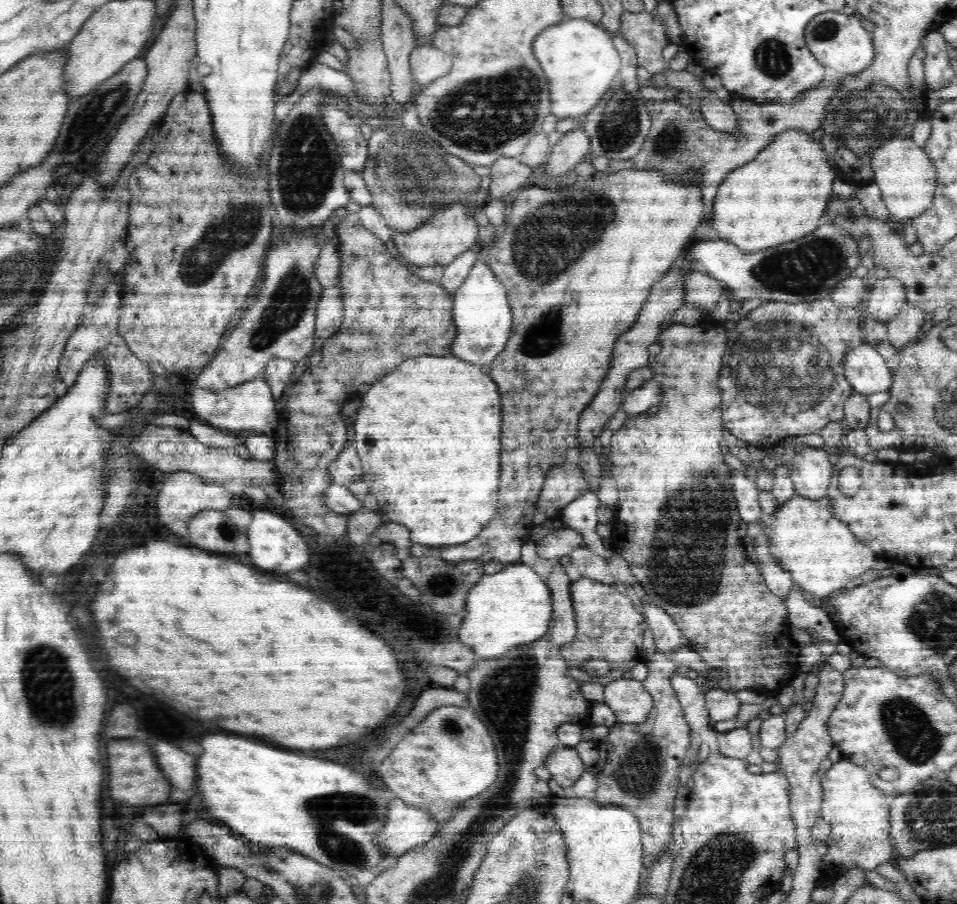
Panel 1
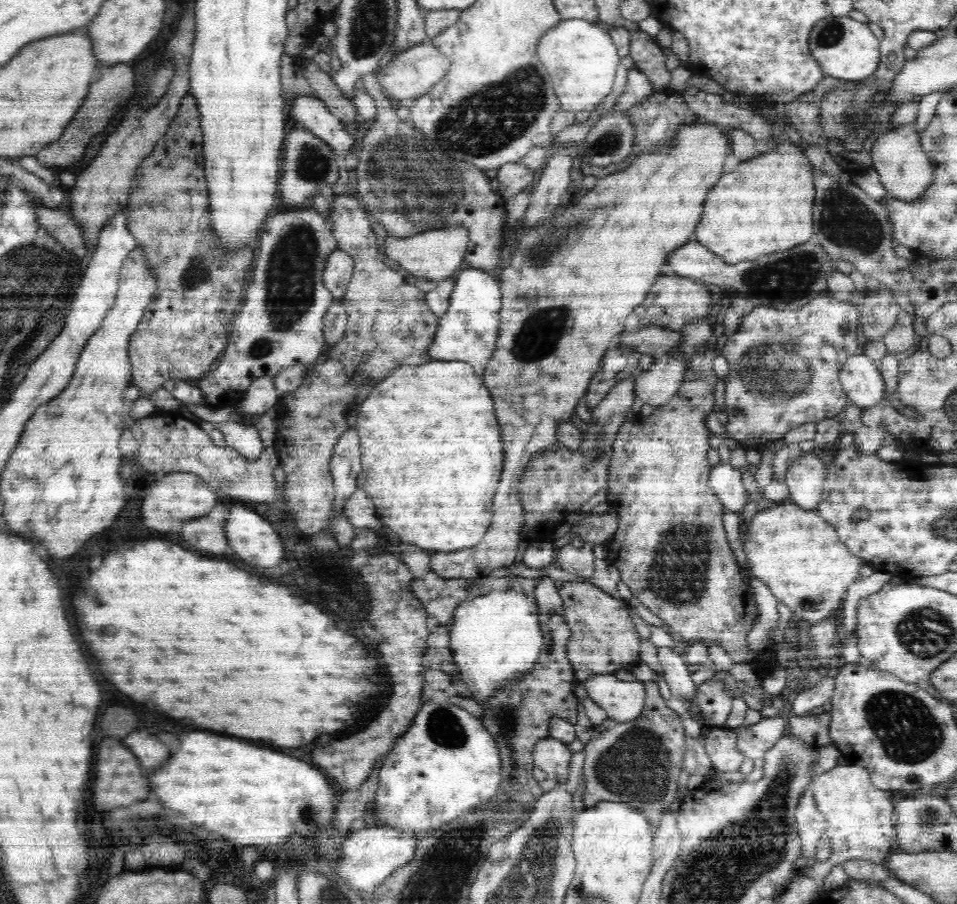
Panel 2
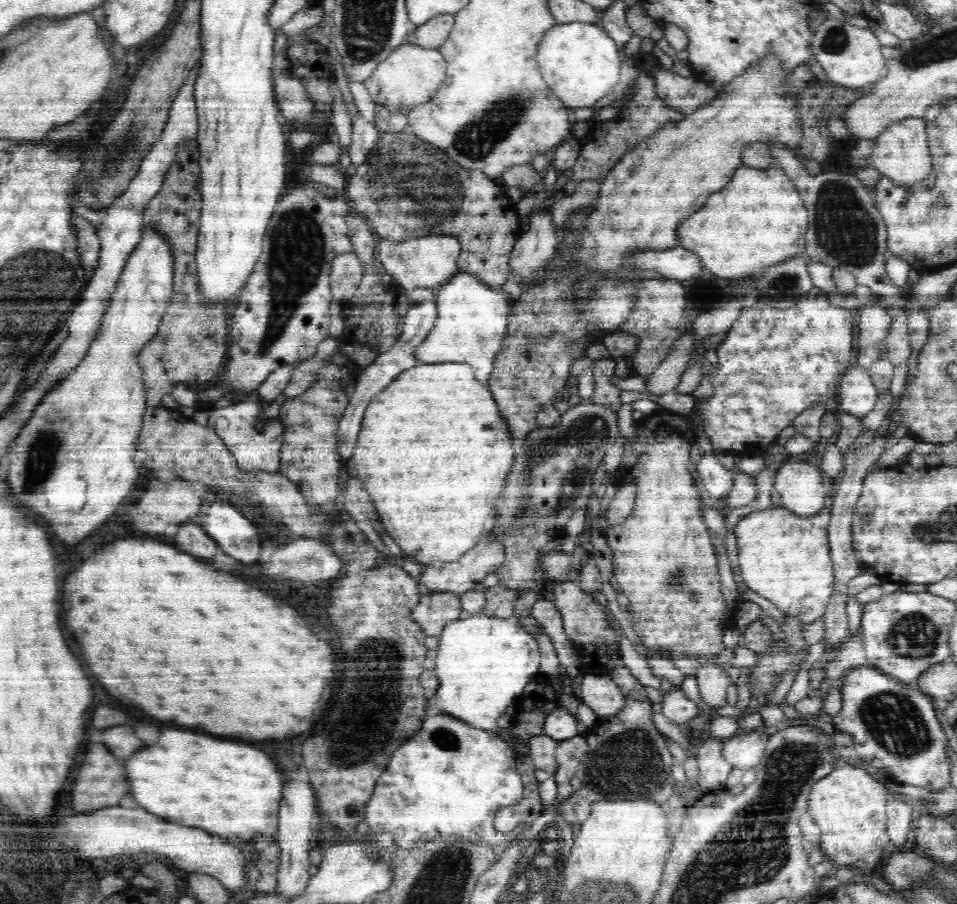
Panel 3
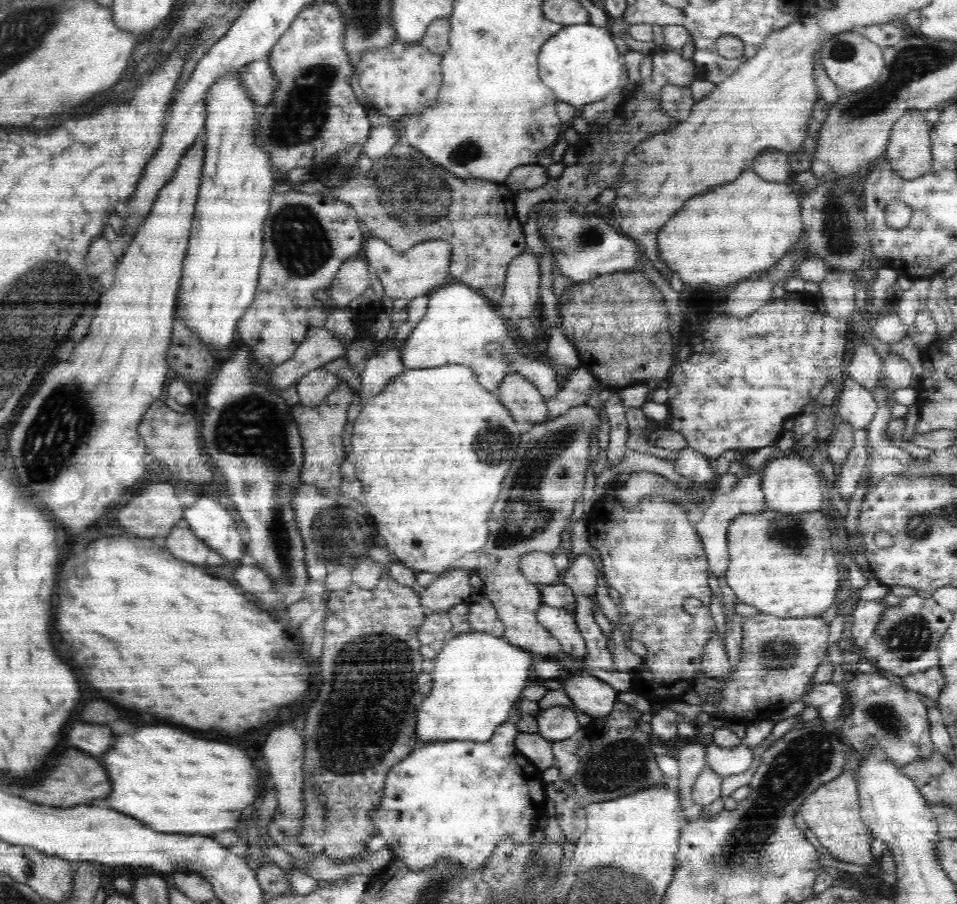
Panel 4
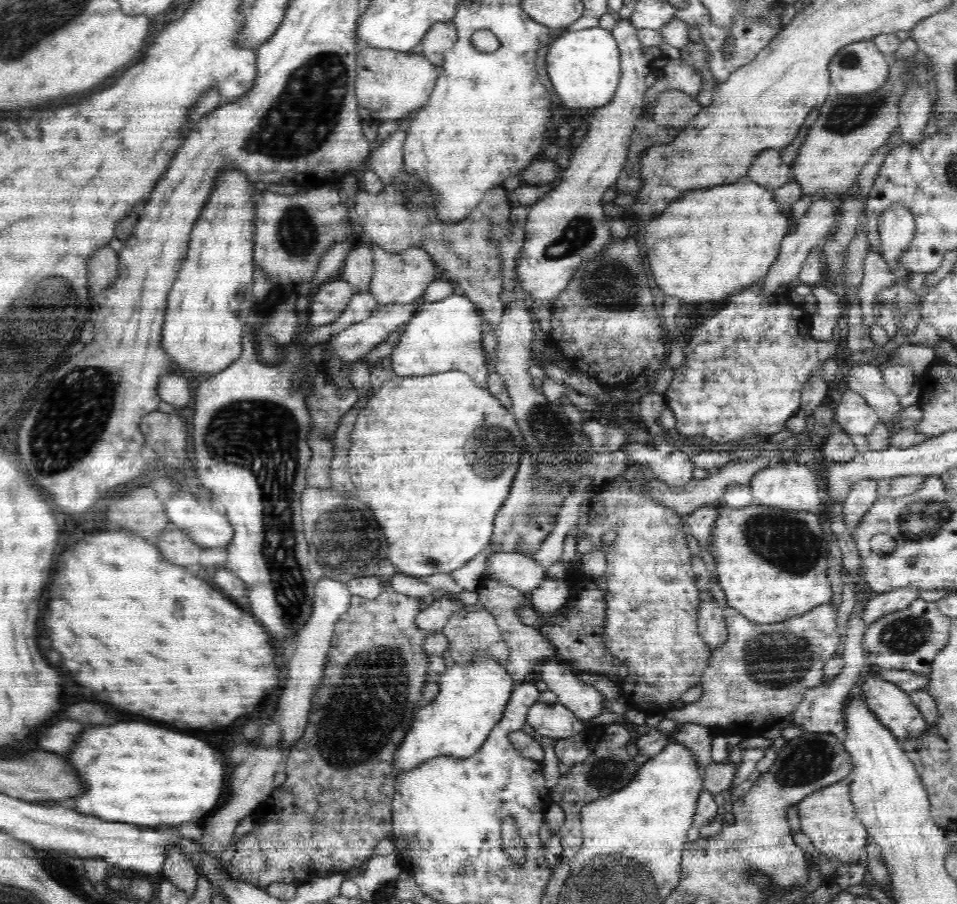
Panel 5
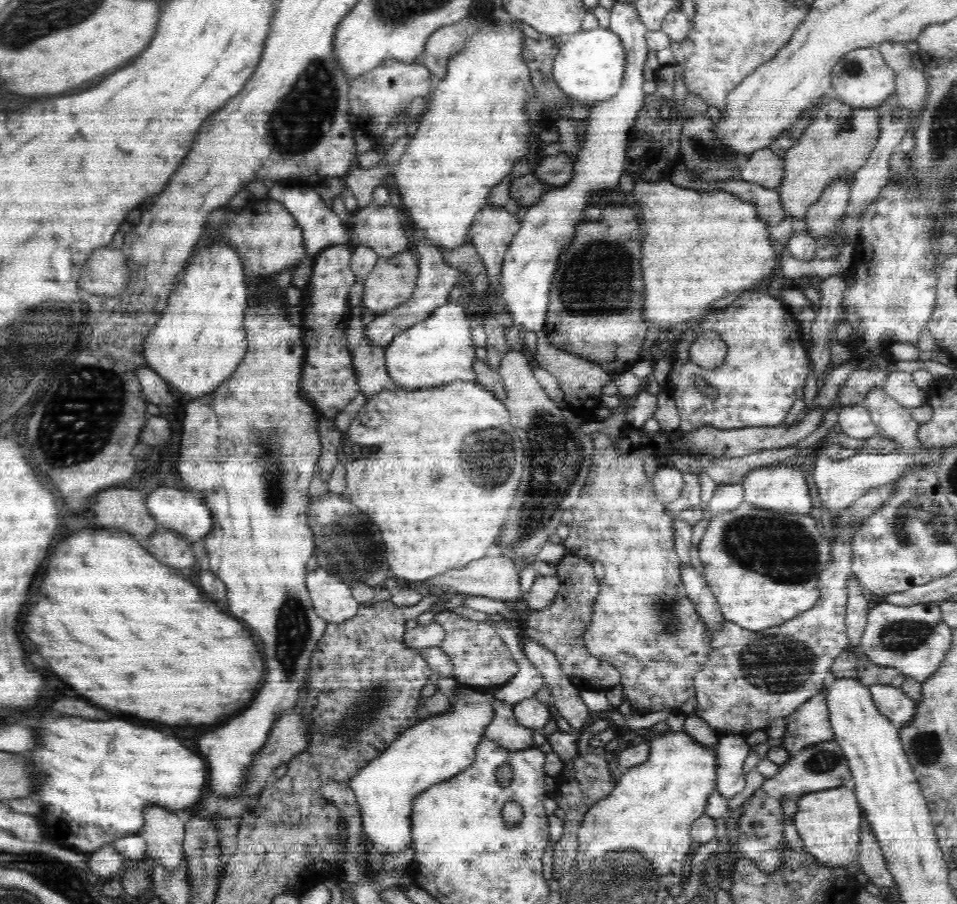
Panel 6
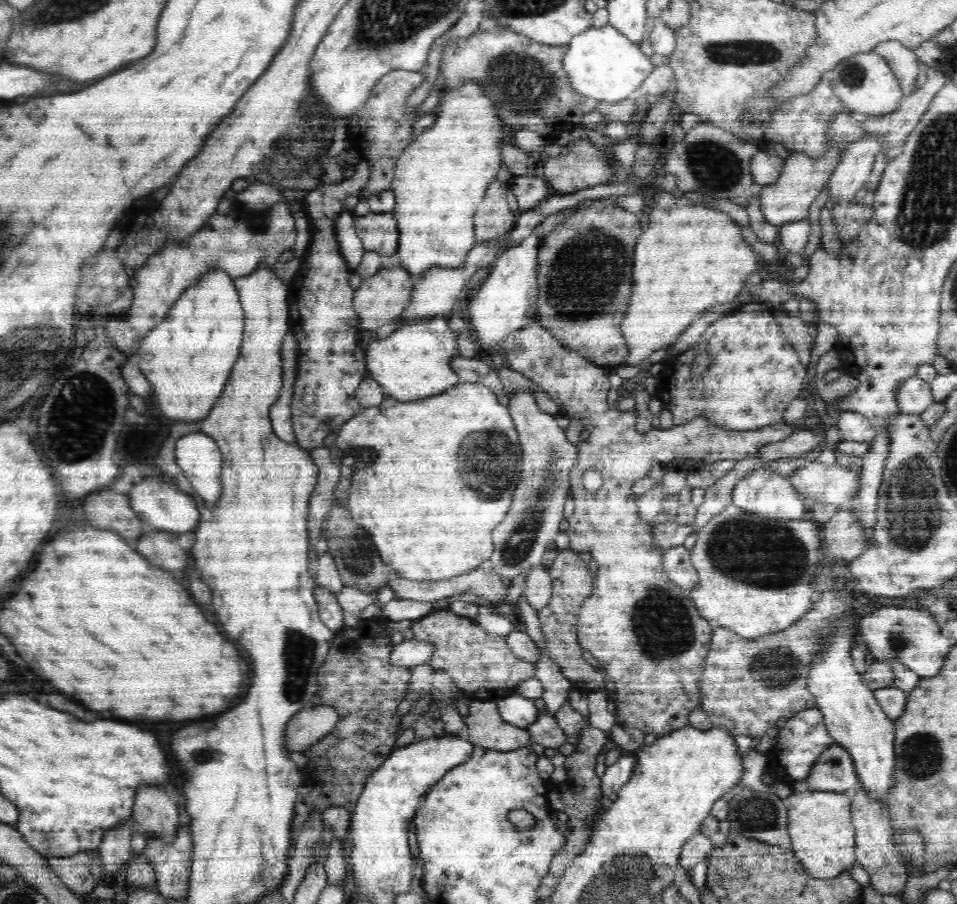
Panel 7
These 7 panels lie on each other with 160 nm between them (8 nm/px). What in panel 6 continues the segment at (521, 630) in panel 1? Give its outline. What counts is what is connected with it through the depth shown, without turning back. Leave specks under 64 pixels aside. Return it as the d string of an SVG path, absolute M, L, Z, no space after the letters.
M457 686L457 696L452 696L450 710L418 720L414 726L404 730L398 740L380 756L369 762L348 787L356 794L362 813L364 834L370 841L373 853L369 864L384 864L388 854L398 854L411 847L411 811L415 799L436 784L454 777L475 760L475 750L484 734L484 729L493 719L491 702L497 690L476 690L474 687Z

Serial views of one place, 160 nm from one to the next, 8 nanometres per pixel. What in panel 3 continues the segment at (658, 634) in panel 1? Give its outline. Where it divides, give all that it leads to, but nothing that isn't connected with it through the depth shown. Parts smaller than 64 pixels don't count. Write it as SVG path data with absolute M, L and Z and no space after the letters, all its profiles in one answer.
M676 686L674 691L663 693L662 714L674 724L680 727L688 727L690 720L693 720L700 710L696 703L689 699L684 691L685 686Z

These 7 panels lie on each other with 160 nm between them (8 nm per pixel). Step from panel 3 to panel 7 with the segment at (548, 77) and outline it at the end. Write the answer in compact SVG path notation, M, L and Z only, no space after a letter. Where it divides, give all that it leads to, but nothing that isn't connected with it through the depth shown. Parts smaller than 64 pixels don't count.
M610 24L598 28L591 26L572 37L562 65L576 92L606 102L621 102L634 97L654 68L650 57L642 53L639 44L628 40Z

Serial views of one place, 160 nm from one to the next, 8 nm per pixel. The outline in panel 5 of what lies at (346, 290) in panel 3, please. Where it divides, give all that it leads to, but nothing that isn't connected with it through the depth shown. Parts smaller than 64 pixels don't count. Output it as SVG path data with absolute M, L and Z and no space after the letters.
M362 244L348 252L340 269L341 278L352 284L356 293L369 290L373 275L374 253L370 245Z

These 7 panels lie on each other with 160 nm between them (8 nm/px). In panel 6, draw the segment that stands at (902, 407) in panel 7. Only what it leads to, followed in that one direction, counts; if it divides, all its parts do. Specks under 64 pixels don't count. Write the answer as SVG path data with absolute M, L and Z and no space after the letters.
M908 372L888 375L884 389L889 397L909 409L924 406L928 402L927 393L916 387L913 376Z

